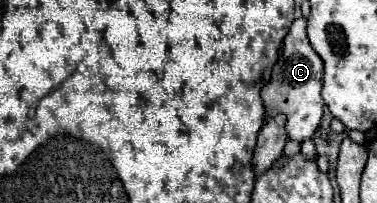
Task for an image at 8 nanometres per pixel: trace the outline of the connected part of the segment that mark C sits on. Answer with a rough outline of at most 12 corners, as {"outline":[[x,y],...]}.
{"outline":[[303,17],[261,91],[267,117],[285,113],[289,139],[321,123],[323,61]]}

